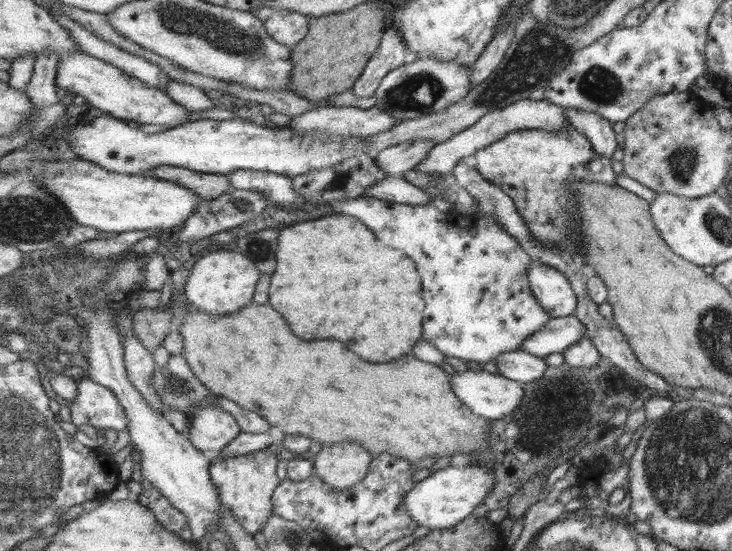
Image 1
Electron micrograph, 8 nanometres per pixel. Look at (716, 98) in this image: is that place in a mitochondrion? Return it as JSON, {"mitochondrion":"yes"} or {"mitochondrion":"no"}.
{"mitochondrion":"no"}

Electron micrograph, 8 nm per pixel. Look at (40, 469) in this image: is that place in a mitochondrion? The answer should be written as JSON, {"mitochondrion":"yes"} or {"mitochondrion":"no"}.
{"mitochondrion":"yes"}

